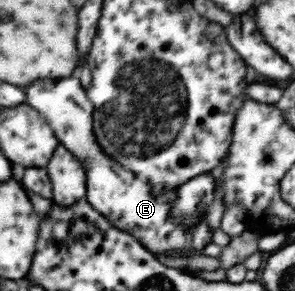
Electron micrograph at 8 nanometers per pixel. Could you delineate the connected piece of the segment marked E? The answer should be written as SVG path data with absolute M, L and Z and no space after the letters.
M71 76L57 83L35 83L27 89L27 103L43 113L59 144L67 147L81 162L87 182L86 198L93 209L105 216L113 226L130 233L155 256L181 257L177 254L182 249L201 251L213 243L211 238L215 229L207 223L208 207L205 213L197 217L197 221L186 225L171 213L178 187L154 187L146 179L125 169L114 157L104 153L94 134L94 105L79 78Z

